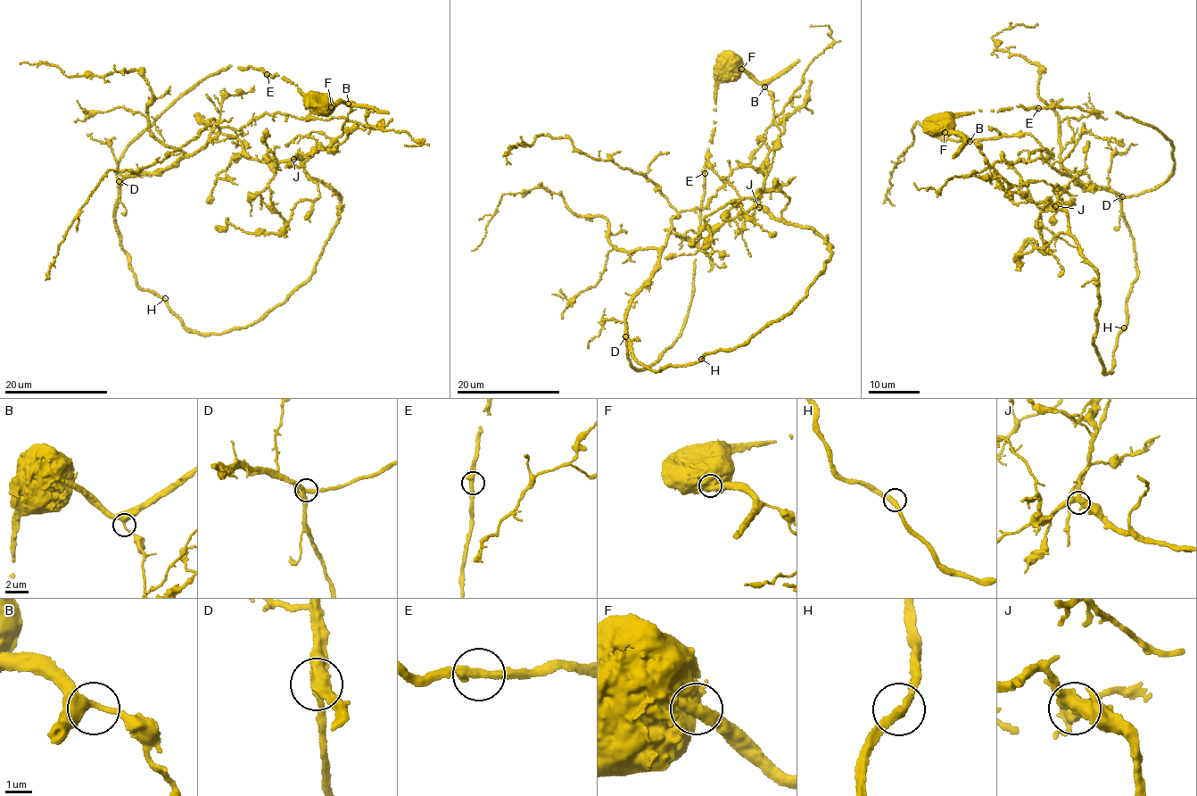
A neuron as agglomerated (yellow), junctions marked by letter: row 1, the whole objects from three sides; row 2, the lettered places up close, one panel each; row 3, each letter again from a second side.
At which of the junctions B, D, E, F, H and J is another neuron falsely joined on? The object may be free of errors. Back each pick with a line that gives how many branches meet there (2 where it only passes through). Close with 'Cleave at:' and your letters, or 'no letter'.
F: 2
Cleave at: F

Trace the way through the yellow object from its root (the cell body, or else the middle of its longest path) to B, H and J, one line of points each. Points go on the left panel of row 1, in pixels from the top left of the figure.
B: (319, 102), (330, 101), (333, 104), (342, 100), (348, 103)
H: (319, 102), (351, 106), (332, 148), (296, 156), (341, 200), (312, 276), (220, 334), (190, 330), (165, 299)
J: (319, 102), (351, 103), (343, 135), (330, 149), (318, 148), (305, 157), (299, 153), (293, 159)

